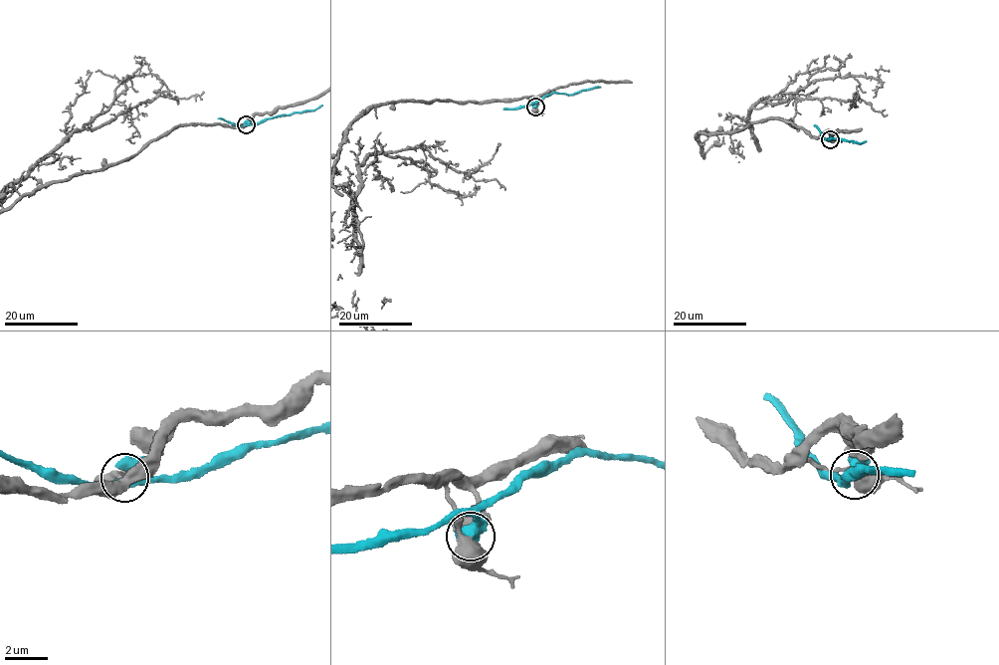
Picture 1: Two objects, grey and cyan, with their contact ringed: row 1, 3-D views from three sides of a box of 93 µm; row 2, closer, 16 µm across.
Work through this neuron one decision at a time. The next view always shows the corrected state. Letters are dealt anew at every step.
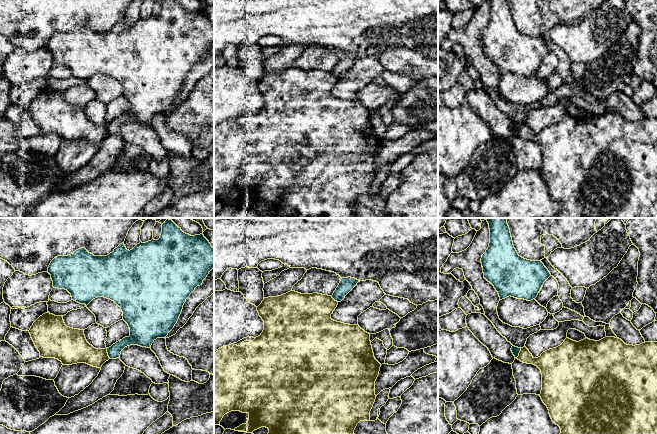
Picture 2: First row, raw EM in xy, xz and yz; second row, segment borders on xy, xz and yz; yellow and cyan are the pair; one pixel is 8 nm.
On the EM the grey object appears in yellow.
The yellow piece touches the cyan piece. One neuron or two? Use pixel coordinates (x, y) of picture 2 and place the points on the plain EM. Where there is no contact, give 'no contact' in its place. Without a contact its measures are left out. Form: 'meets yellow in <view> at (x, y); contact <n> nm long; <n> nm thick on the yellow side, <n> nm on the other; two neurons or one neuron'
meets yellow in xy at (107, 129); contact 90 nm long; 200 nm thick on the yellow side, 100 nm on the other; two neurons

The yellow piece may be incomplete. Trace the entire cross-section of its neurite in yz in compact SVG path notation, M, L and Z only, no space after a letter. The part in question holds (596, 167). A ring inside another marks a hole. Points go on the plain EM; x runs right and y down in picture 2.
M605 113L599 117L586 114L579 118L566 114L560 122L543 128L538 134L534 134L529 126L523 123L517 135L523 139L533 140L541 146L540 173L547 182L552 197L561 205L556 218L657 218L657 118L633 122L615 113Z

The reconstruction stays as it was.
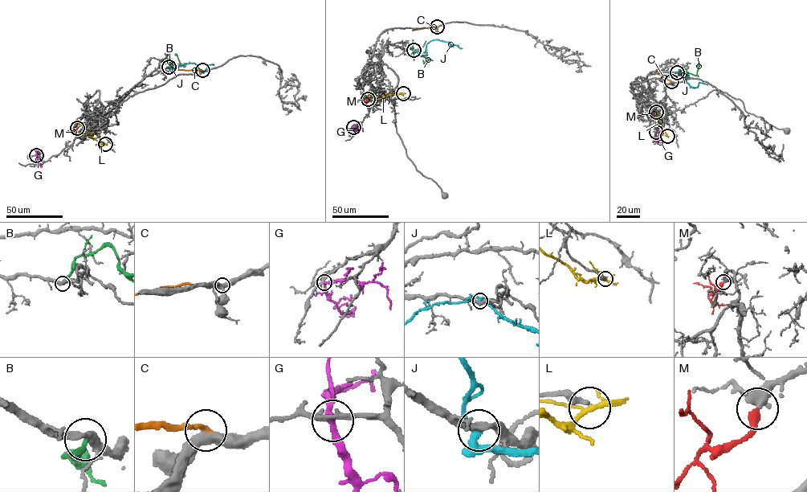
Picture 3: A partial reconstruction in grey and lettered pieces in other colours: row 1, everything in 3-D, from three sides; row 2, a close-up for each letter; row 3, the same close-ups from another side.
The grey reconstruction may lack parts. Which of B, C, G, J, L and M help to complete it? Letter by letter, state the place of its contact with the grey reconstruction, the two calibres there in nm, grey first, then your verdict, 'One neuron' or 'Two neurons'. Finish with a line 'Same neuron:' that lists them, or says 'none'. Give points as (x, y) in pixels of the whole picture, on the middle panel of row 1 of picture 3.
B: Touches grey at (414, 50). Thickness 360 nm (grey) against 220 nm. Two neurons
C: Touches grey at (437, 26). Thickness 380 nm (grey) against 240 nm. Two neurons
G: Touches grey at (353, 127). Thickness 200 nm (grey) against 240 nm. Two neurons
J: Touches grey at (413, 50). Thickness 320 nm (grey) against 240 nm. Two neurons
L: Touches grey at (403, 93). Thickness 280 nm (grey) against 190 nm. Two neurons
M: Touches grey at (368, 99). Thickness 360 nm (grey) against 380 nm. One neuron
Same neuron: M

